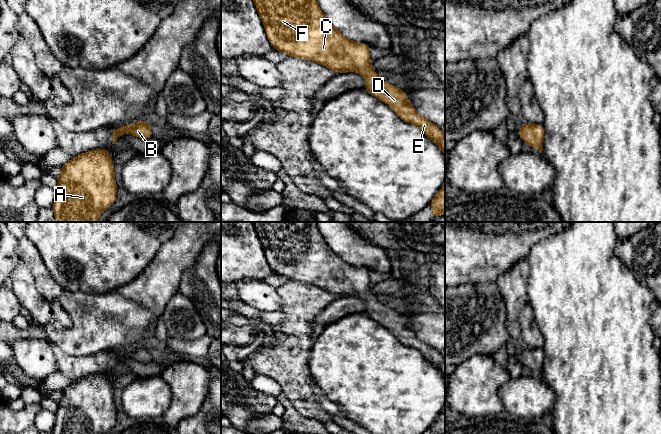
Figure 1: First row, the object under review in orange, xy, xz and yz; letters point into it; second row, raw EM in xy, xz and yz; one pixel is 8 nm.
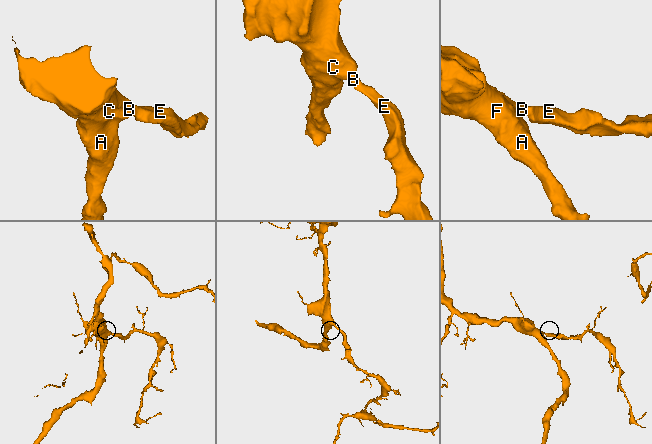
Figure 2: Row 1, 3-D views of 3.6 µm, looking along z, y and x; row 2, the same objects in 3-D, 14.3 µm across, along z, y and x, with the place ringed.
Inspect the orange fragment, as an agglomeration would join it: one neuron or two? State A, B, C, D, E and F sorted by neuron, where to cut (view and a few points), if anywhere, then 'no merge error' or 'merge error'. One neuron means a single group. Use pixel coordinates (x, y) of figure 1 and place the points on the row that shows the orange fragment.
A B C D E F; no cut; no merge error

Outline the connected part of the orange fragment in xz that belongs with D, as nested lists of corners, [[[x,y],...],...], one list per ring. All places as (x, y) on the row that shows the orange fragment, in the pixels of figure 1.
[[[253,0],[257,11],[263,21],[265,32],[269,42],[274,46],[276,51],[286,53],[288,57],[298,57],[305,60],[310,60],[322,64],[337,73],[358,72],[365,76],[365,90],[389,105],[396,114],[405,122],[412,123],[418,126],[422,132],[431,141],[435,142],[445,155],[445,134],[433,123],[429,122],[409,103],[406,93],[394,85],[390,85],[383,81],[372,69],[370,63],[370,45],[367,43],[356,43],[346,38],[339,32],[325,17],[320,9],[317,0]]]

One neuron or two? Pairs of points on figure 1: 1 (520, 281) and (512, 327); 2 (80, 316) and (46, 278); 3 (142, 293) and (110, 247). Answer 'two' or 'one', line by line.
1: one
2: two
3: two

